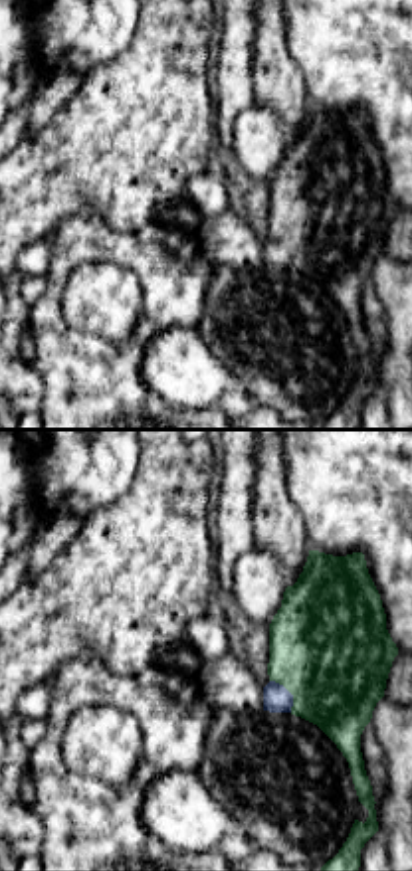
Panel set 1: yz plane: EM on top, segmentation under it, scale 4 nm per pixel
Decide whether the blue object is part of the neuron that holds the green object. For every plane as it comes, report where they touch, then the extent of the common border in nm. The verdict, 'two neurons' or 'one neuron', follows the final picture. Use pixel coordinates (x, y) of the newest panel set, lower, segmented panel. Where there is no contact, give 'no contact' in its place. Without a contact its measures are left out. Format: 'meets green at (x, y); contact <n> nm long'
meets green at (290, 691); contact 160 nm long

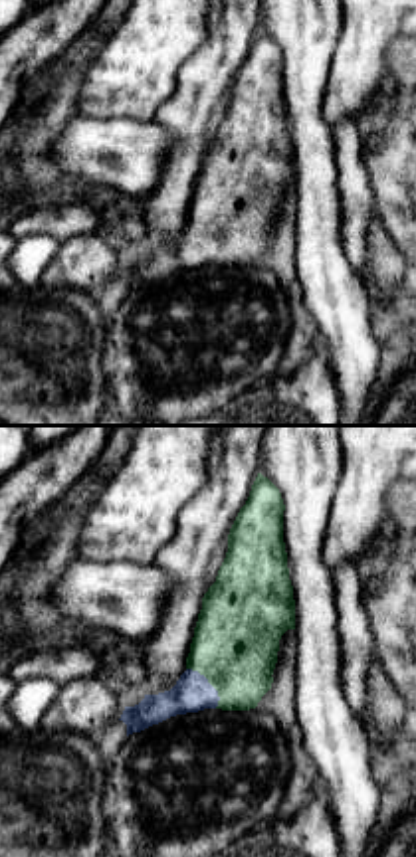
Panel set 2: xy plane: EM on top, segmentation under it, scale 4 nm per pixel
meets green at (208, 681); contact 200 nm long

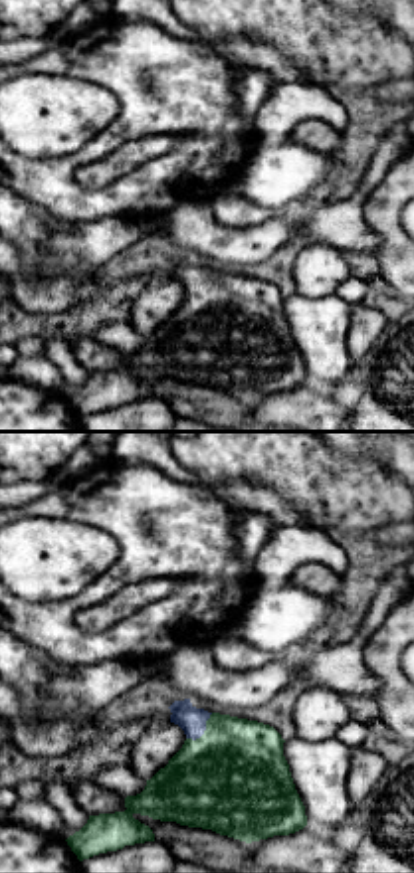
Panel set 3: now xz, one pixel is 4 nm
meets green at (205, 731); contact 160 nm long

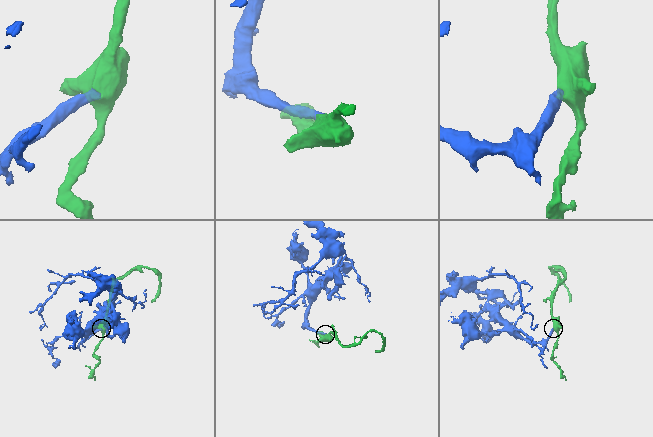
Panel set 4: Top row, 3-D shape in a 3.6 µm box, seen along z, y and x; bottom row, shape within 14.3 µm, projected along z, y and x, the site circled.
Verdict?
one neuron

